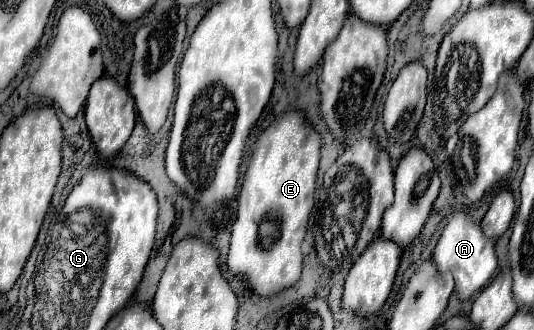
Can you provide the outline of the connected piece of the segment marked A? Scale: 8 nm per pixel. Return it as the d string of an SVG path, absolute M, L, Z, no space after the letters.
M455 213L445 229L441 231L441 237L437 241L437 247L433 251L433 261L441 271L451 271L455 279L455 293L461 301L473 297L483 289L489 279L493 277L497 269L497 255L495 255L495 241L489 239L477 223L471 221L467 213Z

